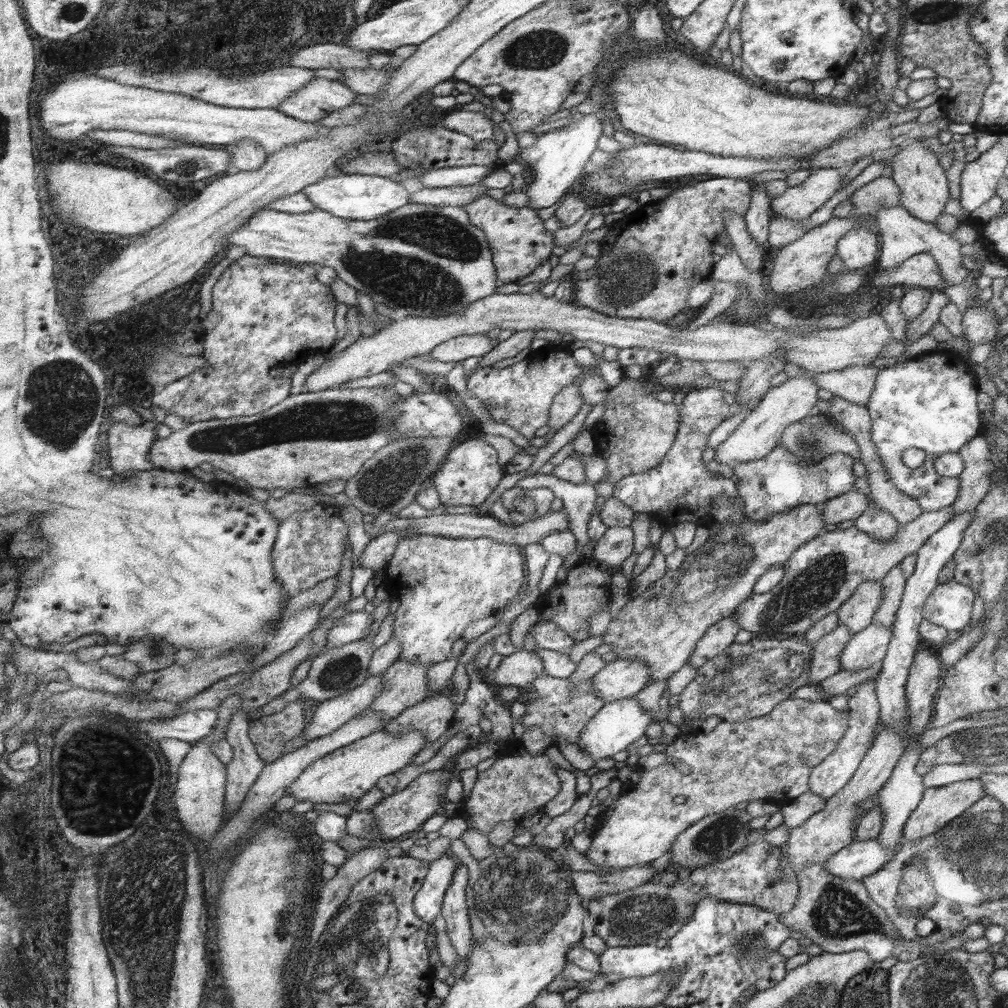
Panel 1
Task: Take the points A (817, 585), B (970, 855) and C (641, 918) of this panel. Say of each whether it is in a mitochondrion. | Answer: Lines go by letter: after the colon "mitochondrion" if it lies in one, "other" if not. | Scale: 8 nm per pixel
A: mitochondrion
B: mitochondrion
C: mitochondrion

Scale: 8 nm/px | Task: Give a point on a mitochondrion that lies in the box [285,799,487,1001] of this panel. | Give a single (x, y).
(346, 953)

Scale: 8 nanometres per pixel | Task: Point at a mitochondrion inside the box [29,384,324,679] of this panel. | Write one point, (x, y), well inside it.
(153, 651)

